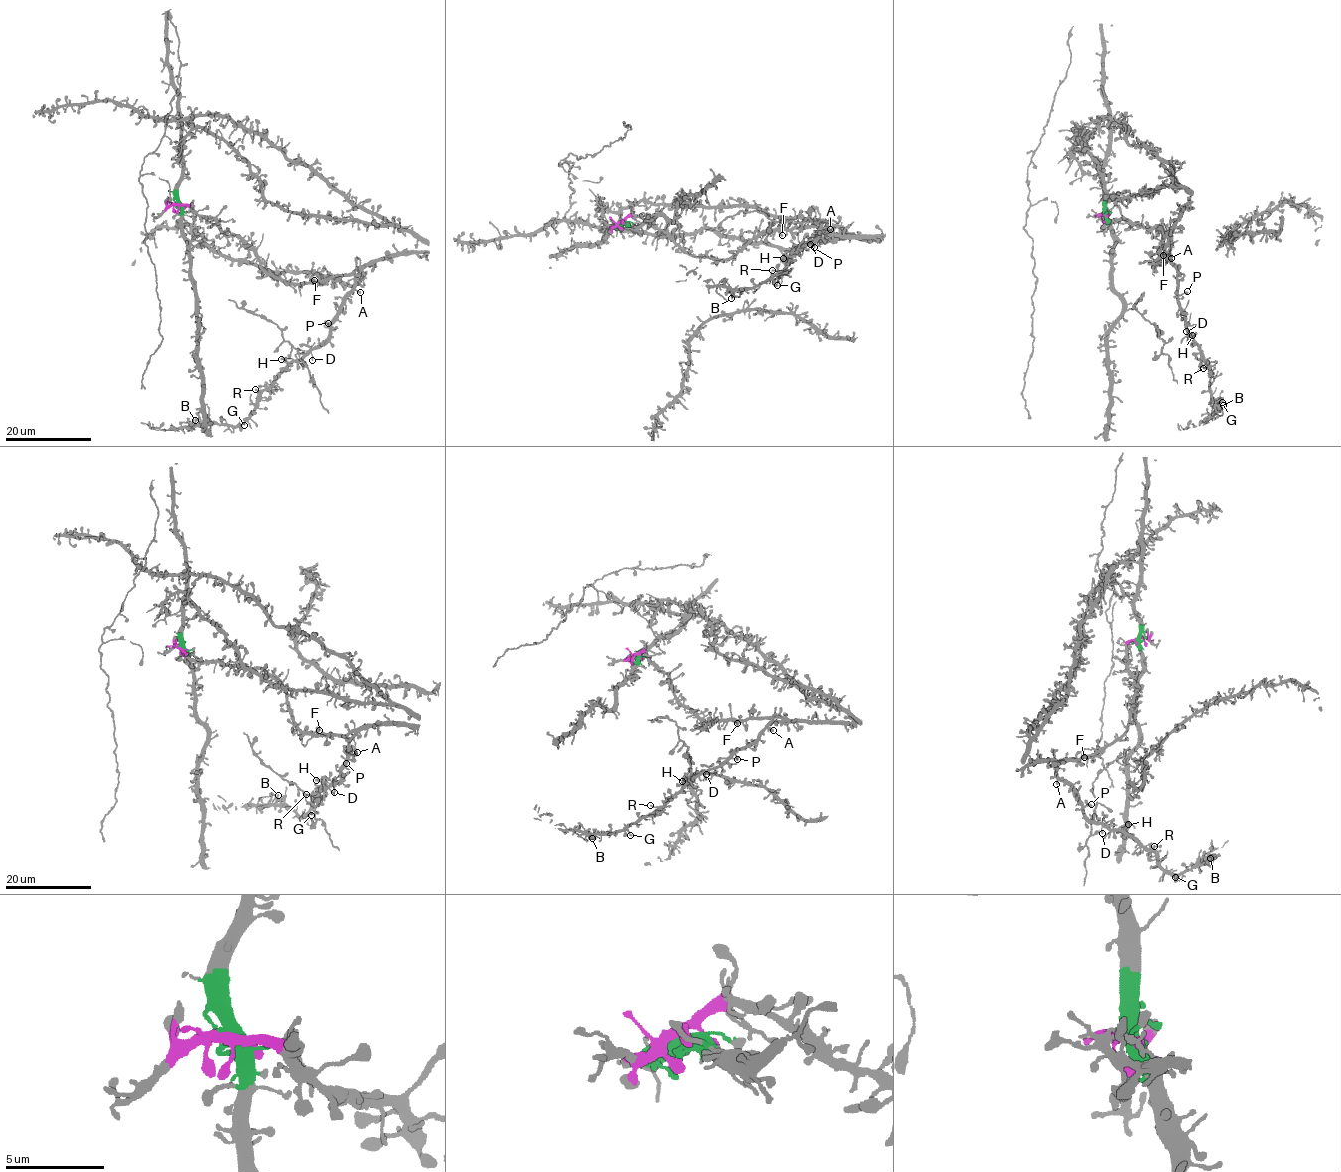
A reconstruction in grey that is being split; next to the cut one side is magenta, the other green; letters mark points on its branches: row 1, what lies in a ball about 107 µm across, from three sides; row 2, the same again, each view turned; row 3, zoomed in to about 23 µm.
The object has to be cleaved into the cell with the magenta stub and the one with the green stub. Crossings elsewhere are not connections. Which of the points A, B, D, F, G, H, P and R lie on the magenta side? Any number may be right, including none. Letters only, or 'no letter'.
A, B, D, F, G, H, P, R

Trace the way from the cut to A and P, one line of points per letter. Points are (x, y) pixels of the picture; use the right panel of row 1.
A: (1102, 214), (1108, 221), (1124, 218), (1145, 228), (1160, 226), (1171, 250), (1158, 264), (1164, 243), (1171, 258)
P: (1102, 214), (1160, 226), (1171, 250), (1158, 264), (1164, 243), (1176, 289), (1187, 291)

